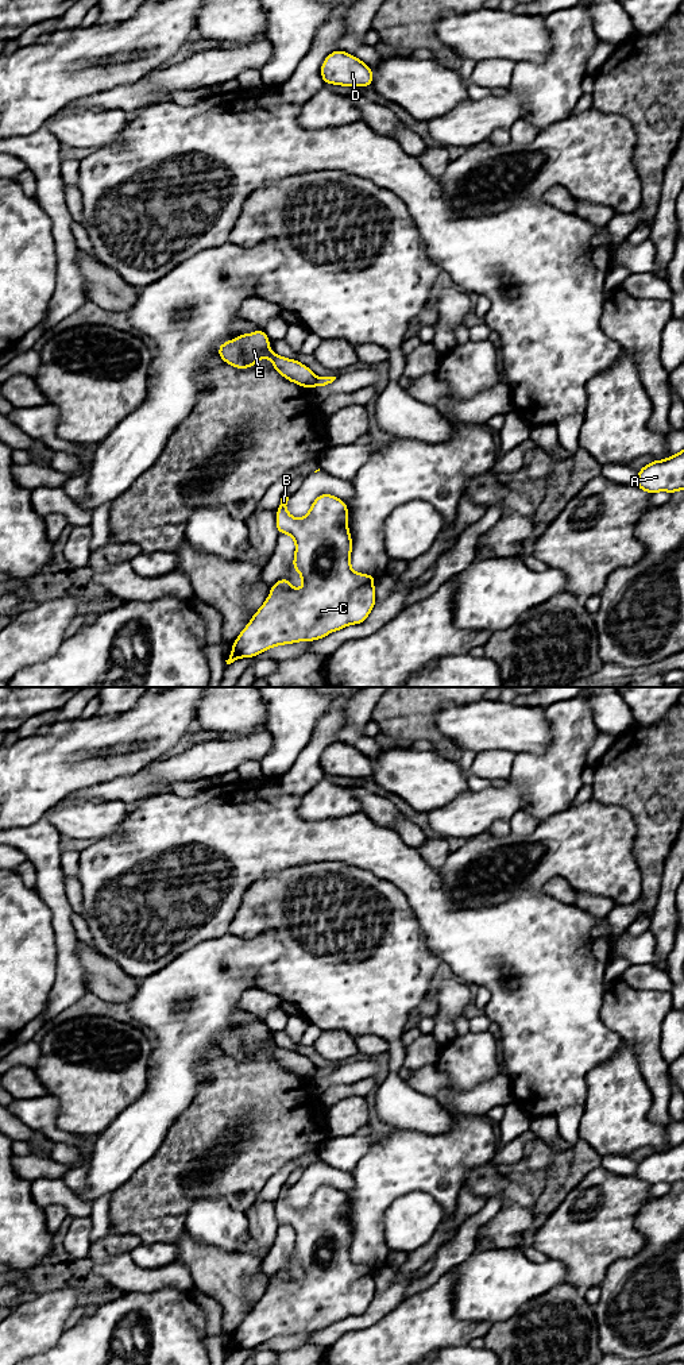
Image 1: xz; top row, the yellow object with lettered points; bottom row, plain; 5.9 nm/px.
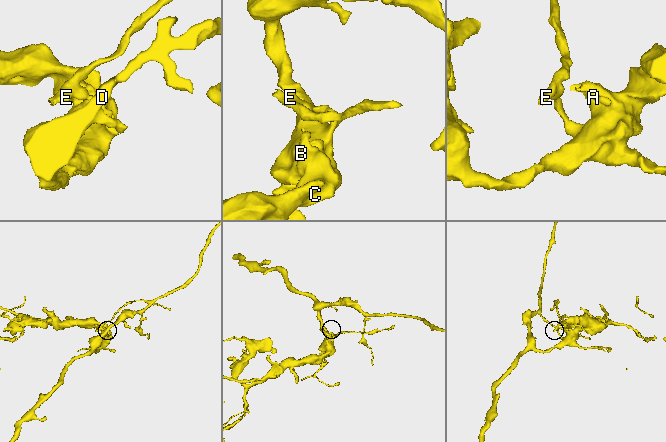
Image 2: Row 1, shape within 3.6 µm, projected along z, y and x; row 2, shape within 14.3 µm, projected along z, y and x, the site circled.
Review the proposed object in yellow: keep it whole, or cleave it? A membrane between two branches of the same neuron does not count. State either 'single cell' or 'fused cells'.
fused cells

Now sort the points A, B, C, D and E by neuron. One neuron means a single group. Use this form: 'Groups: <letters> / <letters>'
Groups: A B C D / E

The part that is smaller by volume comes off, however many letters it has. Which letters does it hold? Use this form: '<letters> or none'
E

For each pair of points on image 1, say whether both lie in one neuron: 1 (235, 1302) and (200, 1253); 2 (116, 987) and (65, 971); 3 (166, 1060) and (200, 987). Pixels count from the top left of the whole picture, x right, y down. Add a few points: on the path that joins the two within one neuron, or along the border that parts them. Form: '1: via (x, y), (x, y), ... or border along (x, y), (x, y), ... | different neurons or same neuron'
1: via (228, 1290), (225, 1283), (208, 1265) | same neuron
2: border along (78, 947), (78, 959), (89, 991) | different neurons
3: via (182, 1042), (188, 1017), (193, 1011), (194, 1005) | same neuron

